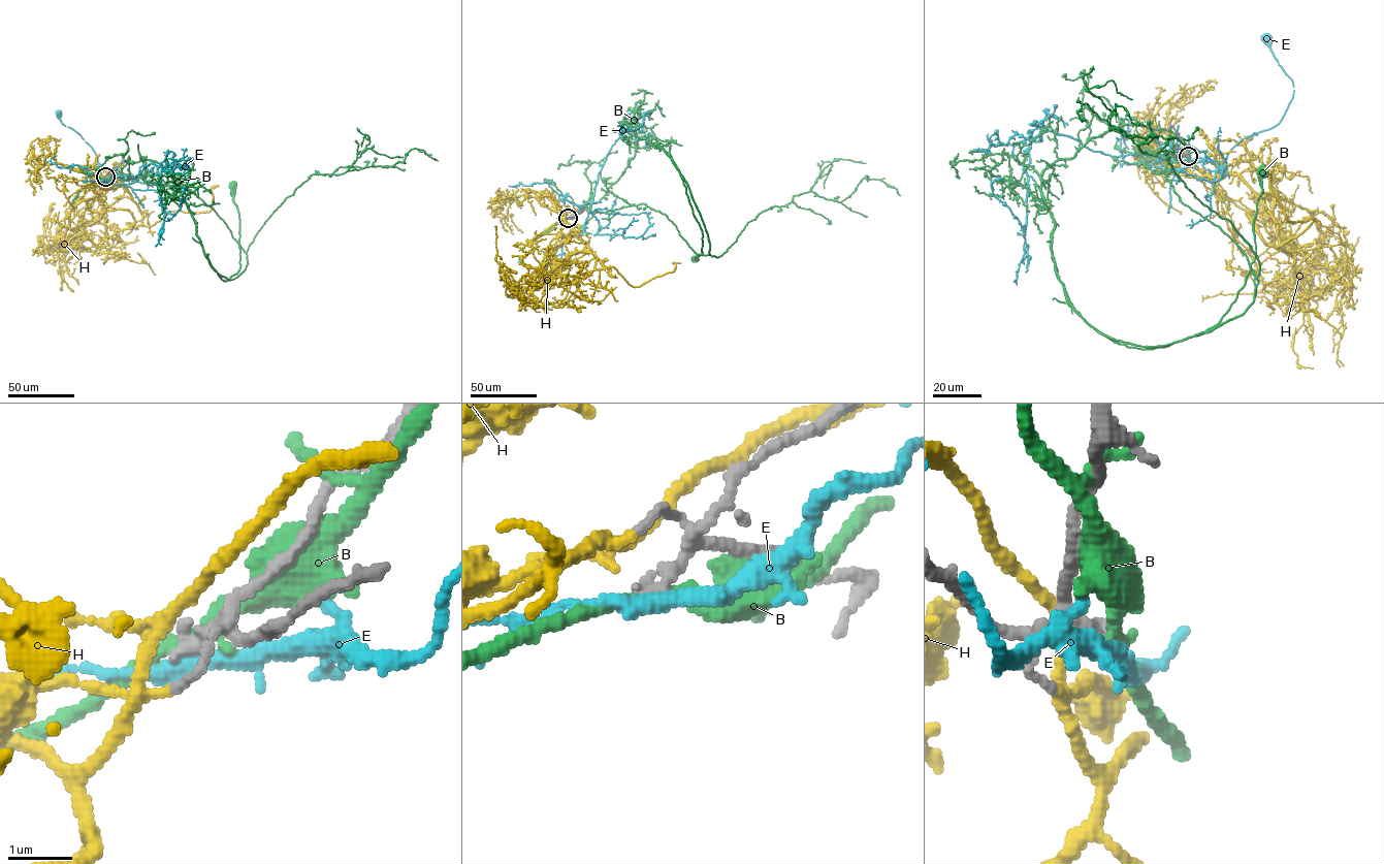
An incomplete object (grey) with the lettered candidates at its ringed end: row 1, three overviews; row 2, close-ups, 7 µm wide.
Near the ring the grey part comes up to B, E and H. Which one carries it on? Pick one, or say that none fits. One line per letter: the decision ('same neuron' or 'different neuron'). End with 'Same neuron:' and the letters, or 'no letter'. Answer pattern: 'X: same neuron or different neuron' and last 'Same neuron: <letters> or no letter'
B: different neuron
E: different neuron
H: different neuron
Same neuron: no letter

